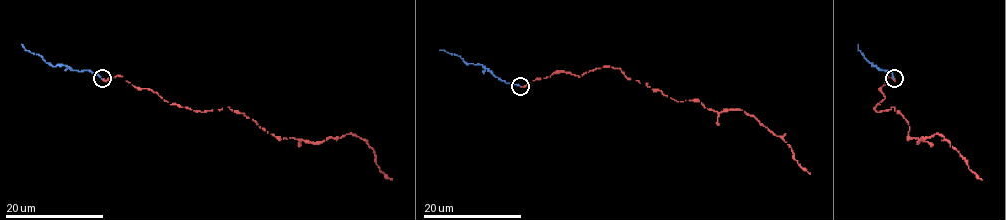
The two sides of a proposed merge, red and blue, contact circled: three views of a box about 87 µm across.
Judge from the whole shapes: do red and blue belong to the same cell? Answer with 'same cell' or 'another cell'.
same cell

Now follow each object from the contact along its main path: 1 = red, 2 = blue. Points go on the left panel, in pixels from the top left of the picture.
1: (103, 79), (122, 76), (170, 104), (201, 112), (228, 107), (281, 139), (322, 143), (354, 134), (392, 180)
2: (101, 79), (88, 70), (52, 66), (21, 44)

